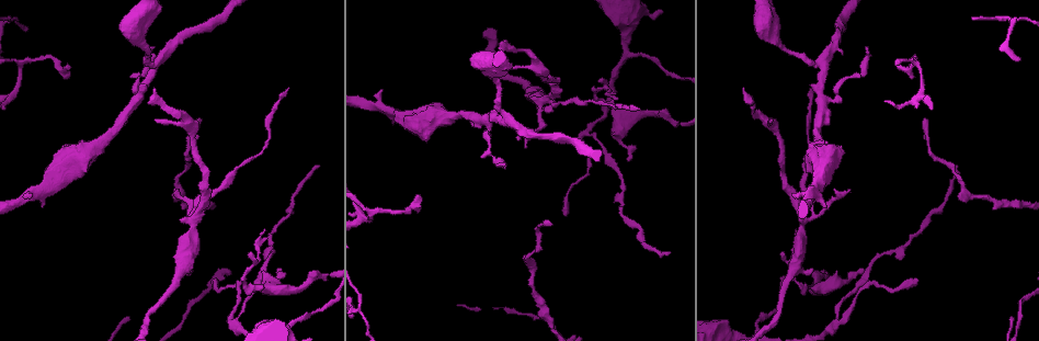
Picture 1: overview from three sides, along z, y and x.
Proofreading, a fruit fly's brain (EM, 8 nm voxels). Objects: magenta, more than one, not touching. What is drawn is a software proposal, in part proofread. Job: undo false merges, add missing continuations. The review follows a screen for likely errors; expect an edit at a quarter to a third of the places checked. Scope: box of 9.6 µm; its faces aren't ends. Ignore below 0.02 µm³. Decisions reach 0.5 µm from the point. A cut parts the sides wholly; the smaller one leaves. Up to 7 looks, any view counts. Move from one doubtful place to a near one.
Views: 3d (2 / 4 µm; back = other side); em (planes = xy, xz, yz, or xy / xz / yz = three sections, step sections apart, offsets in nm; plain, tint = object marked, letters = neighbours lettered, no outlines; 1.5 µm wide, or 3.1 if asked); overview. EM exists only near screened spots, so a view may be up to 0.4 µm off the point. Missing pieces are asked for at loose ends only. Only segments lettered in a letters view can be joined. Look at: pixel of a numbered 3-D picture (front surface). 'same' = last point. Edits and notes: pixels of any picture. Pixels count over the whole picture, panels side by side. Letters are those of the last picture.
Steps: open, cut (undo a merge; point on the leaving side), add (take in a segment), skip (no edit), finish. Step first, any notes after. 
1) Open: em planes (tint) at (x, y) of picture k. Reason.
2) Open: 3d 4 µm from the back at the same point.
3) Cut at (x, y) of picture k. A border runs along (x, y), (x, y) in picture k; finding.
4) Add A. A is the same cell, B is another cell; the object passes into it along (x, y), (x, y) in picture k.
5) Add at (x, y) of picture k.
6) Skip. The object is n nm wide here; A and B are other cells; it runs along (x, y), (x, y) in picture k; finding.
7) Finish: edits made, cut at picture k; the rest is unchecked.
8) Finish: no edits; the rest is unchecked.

Open: em planes (letters) at (526, 145) of picture 1. Free end.

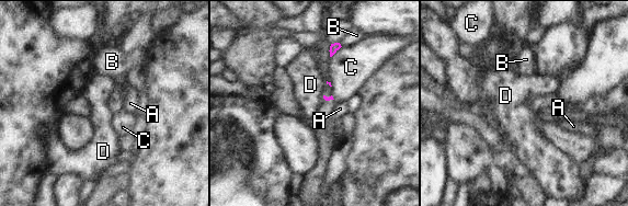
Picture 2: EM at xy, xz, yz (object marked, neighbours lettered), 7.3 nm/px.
Skip. The longest contact is with C, 130 nm; A, B, C and D are other cells; a border runs along (342, 46), (330, 57) in picture 2; no lettered segment goes on from it.

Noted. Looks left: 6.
Open: em xy step 4 (letters) at (152, 46) of picture 1. Thin end.

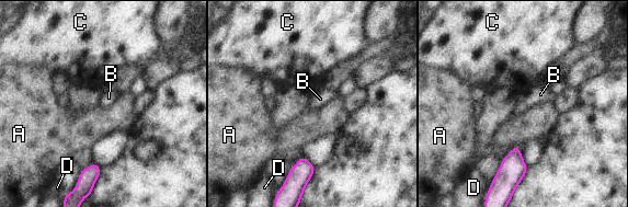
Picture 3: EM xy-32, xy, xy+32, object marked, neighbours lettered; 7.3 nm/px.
Open: em planes (letters) at the same point. Another direction.

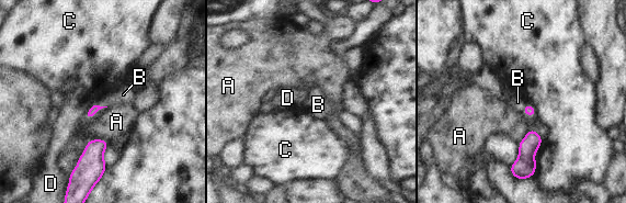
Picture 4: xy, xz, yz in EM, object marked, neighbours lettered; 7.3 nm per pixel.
Add at (123, 94) of picture 4. B is the same cell, A, C and D are other cells; the object passes into it along (94, 109), (98, 110), (123, 94) in picture 4; it goes on there.

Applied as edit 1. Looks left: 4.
Open: overview. See it whole again.

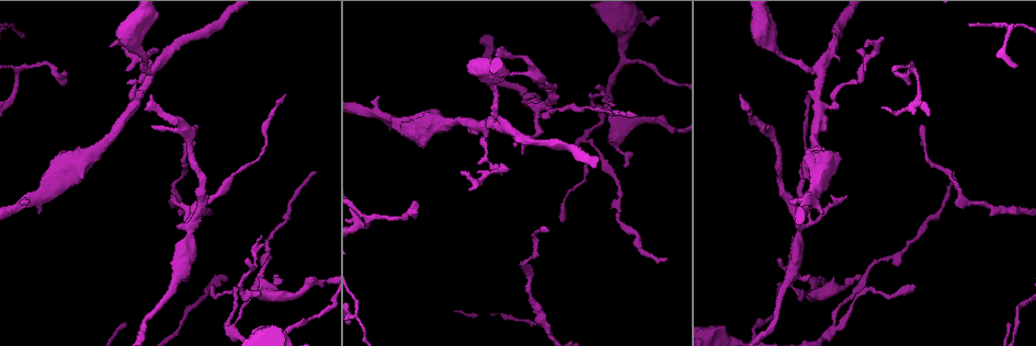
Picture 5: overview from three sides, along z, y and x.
Open: em planes (letters) at (914, 287) of picture 5. An open end.

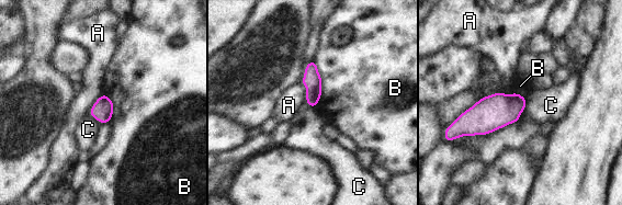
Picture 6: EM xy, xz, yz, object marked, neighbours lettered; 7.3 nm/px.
Skip. A, B and C are other cells; a border runs along (527, 99), (527, 105), (516, 122) in picture 6; none of them fits.

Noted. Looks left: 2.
Finish: edits made, add at picture 4; the rest is unchecked.

